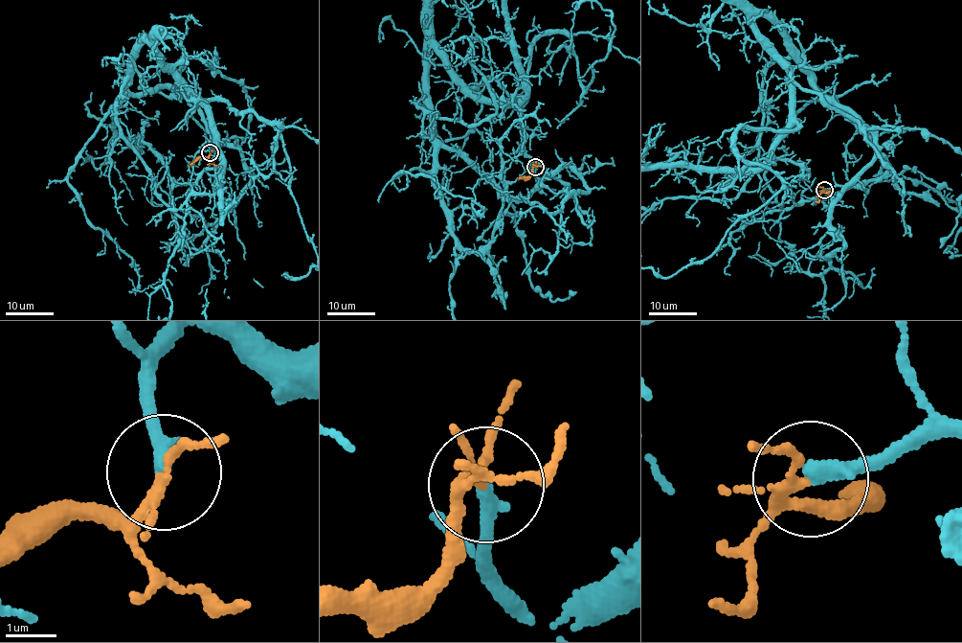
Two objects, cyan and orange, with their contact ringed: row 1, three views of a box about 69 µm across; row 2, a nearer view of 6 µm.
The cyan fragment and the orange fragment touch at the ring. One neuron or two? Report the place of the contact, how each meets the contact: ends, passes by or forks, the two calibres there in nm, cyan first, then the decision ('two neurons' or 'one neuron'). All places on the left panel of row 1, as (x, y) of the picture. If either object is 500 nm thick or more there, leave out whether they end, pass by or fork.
(210, 152) | cyan ends | orange forks | 340/150 nm | one neuron

